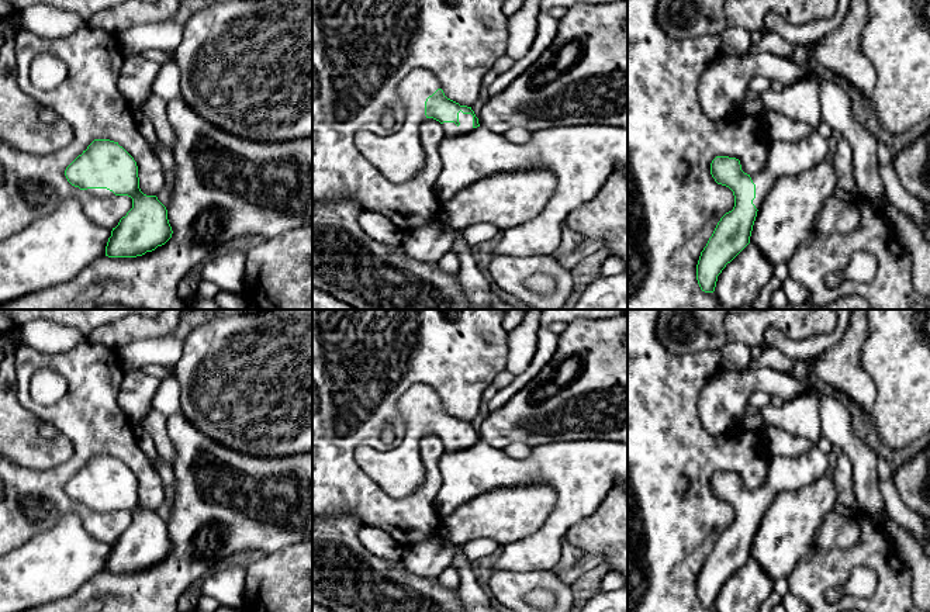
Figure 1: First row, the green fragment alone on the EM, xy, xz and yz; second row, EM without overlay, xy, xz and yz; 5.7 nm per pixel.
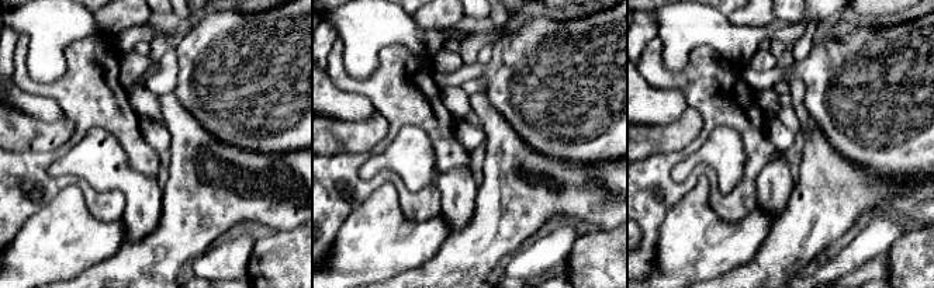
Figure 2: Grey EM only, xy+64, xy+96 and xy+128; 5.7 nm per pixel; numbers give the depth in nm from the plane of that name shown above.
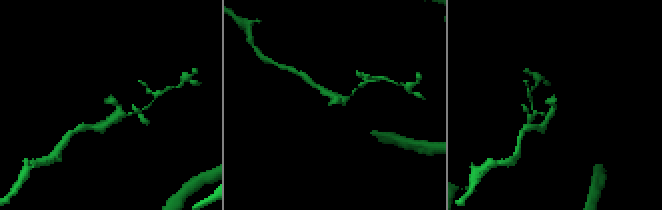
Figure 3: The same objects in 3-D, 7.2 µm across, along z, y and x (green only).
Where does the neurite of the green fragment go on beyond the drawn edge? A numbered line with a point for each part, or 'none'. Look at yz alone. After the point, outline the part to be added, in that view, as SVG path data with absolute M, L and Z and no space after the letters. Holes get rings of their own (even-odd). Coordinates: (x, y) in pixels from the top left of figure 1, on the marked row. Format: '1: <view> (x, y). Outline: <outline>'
1: yz (784, 158). Outline: M816 131L795 142L770 141L765 167L750 176L756 184L756 208L760 210L764 197L779 177L801 174L815 167L826 159L827 152L827 139Z

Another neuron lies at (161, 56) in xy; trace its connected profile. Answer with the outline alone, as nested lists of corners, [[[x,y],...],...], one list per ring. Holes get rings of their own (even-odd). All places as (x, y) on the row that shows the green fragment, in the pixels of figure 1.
[[[145,51],[142,56],[149,60],[158,62],[160,66],[170,60],[174,60],[173,53],[170,53],[169,51]]]

